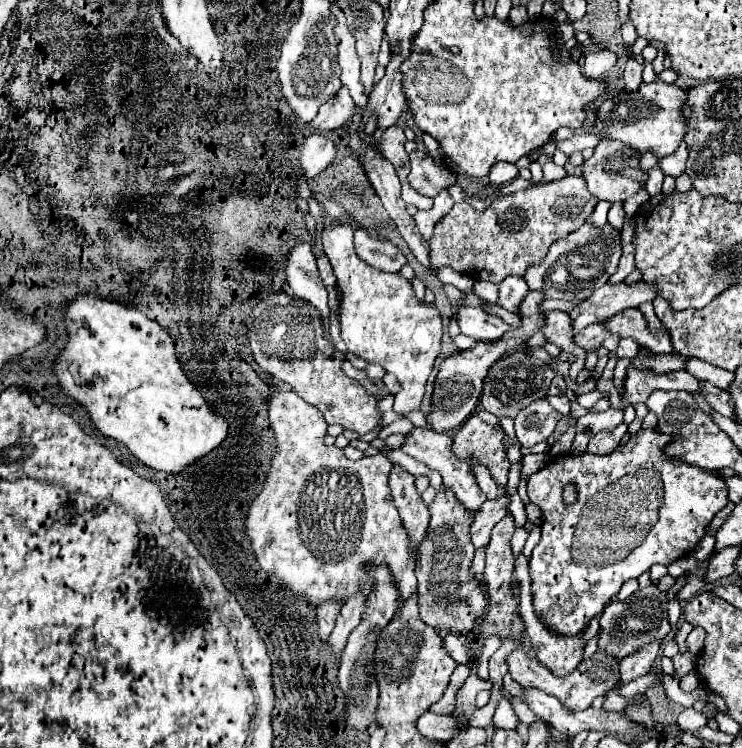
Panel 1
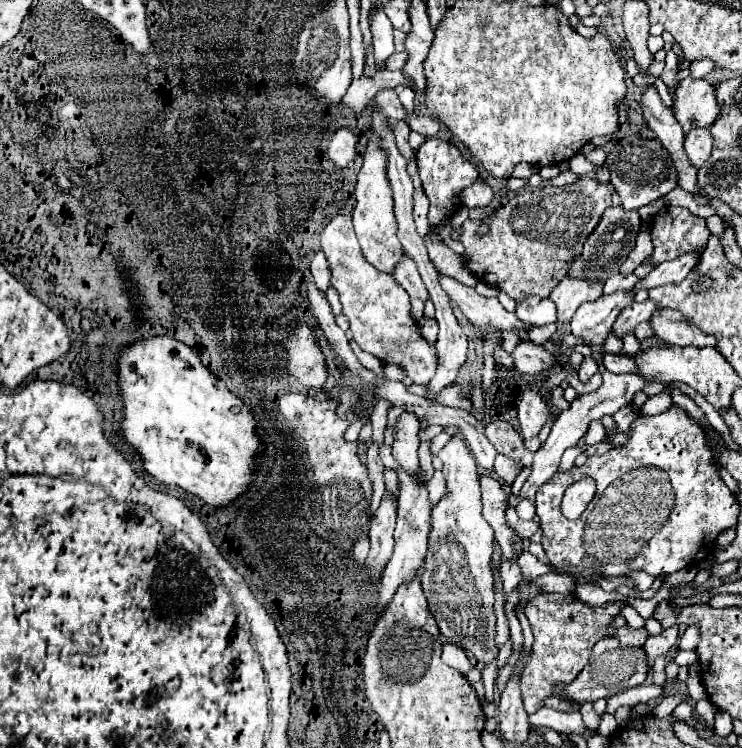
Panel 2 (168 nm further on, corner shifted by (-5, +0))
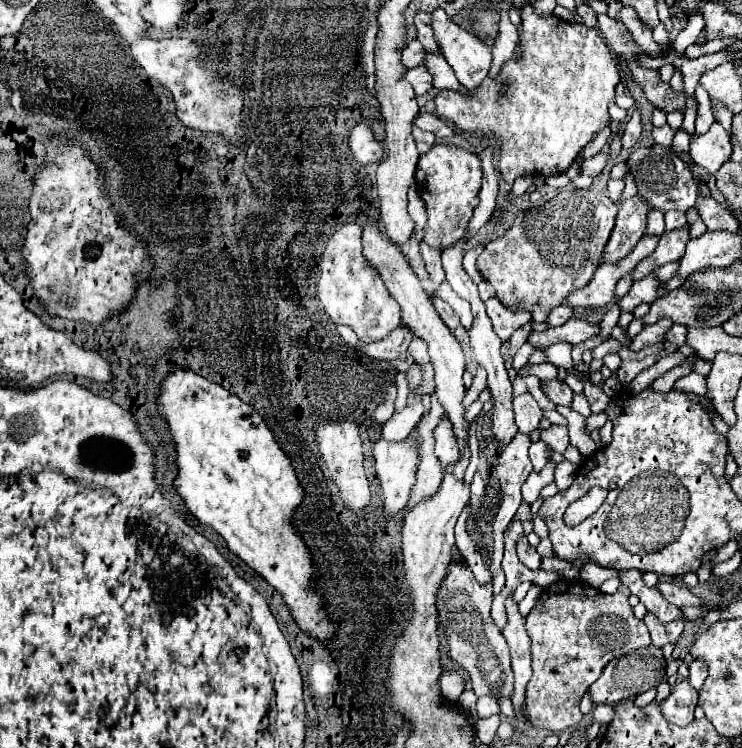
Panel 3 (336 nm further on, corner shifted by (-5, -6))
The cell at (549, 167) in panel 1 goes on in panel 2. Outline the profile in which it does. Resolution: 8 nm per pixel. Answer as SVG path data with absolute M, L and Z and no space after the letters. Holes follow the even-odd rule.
M576 153L568 163L570 163L570 171L572 171L572 173L578 173L578 175L584 175L584 173L588 173L588 171L592 173L592 171L596 169L596 165L592 165L592 163L586 161L584 153Z

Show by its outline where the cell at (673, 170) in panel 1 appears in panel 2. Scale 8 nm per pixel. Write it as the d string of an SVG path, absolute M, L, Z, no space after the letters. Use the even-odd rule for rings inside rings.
M694 129L686 135L684 151L694 167L702 167L712 151L712 137L708 129Z

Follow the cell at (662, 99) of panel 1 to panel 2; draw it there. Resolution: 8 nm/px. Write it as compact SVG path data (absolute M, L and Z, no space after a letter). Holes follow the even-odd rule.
M686 77L672 95L672 111L684 133L692 131L692 127L710 127L720 113L714 99L714 85Z

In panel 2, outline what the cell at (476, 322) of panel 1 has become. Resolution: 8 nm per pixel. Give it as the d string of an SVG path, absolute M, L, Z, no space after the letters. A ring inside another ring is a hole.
M520 339L510 357L514 359L514 369L518 373L532 377L544 377L548 367L554 363L552 353L548 353L542 345L528 339Z

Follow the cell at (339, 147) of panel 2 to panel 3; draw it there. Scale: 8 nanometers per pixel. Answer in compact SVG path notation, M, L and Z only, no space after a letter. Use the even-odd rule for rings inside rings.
M360 123L354 127L350 137L350 151L362 165L380 163L384 159L384 145L374 137L374 131L368 123Z

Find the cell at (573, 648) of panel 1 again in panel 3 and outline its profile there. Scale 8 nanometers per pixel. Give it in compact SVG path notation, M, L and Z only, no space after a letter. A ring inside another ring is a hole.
M560 579L544 587L540 599L526 617L530 637L532 679L526 687L530 723L536 729L566 731L582 723L580 699L600 677L608 661L622 657L650 643L644 621L636 619L628 603L628 587L620 585L616 593L606 595L582 579Z

